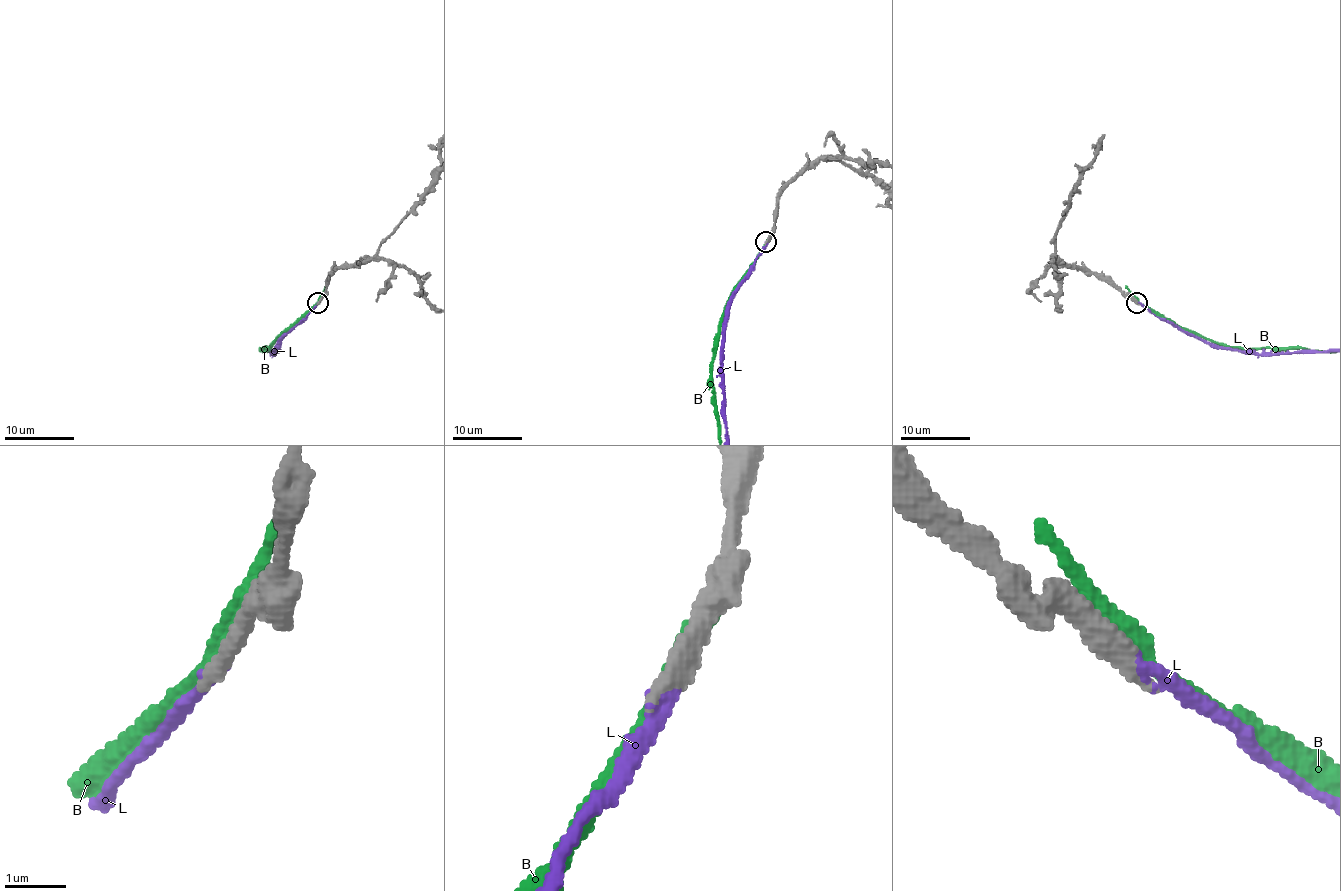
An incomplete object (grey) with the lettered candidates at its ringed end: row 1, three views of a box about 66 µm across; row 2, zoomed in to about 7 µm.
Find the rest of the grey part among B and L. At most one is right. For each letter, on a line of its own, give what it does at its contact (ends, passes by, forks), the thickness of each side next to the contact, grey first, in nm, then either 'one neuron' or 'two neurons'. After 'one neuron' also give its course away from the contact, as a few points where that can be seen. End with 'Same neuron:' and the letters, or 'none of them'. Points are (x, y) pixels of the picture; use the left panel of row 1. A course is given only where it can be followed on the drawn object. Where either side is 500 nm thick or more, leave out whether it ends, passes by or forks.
B: it passes by; calibres 360 and 300 nm; two neurons
L: it ends; calibres 360 and 240 nm; one neuron
Same neuron: L

